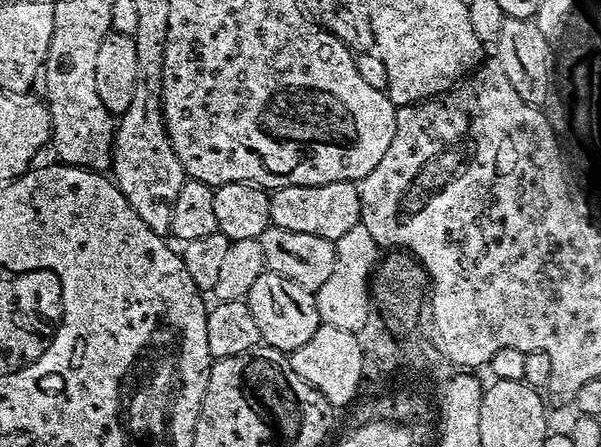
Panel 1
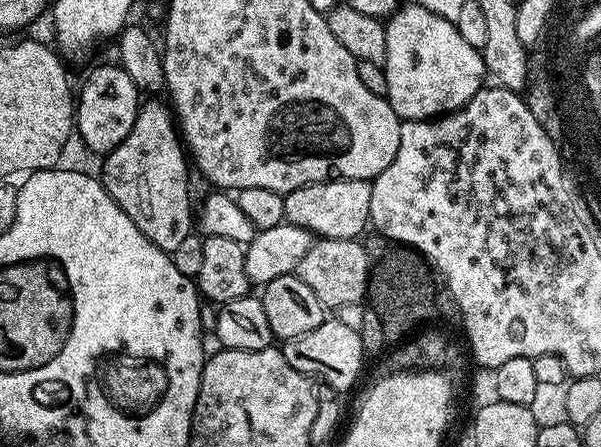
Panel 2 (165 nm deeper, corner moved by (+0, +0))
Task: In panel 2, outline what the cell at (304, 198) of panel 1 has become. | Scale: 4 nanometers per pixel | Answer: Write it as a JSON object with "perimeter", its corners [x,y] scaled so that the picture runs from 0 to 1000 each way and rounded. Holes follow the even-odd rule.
{"perimeter":[[[537,403],[534,412],[511,412],[473,438],[473,488],[526,532],[591,537],[604,530],[606,508],[614,508],[617,432],[617,409],[609,403]]]}

